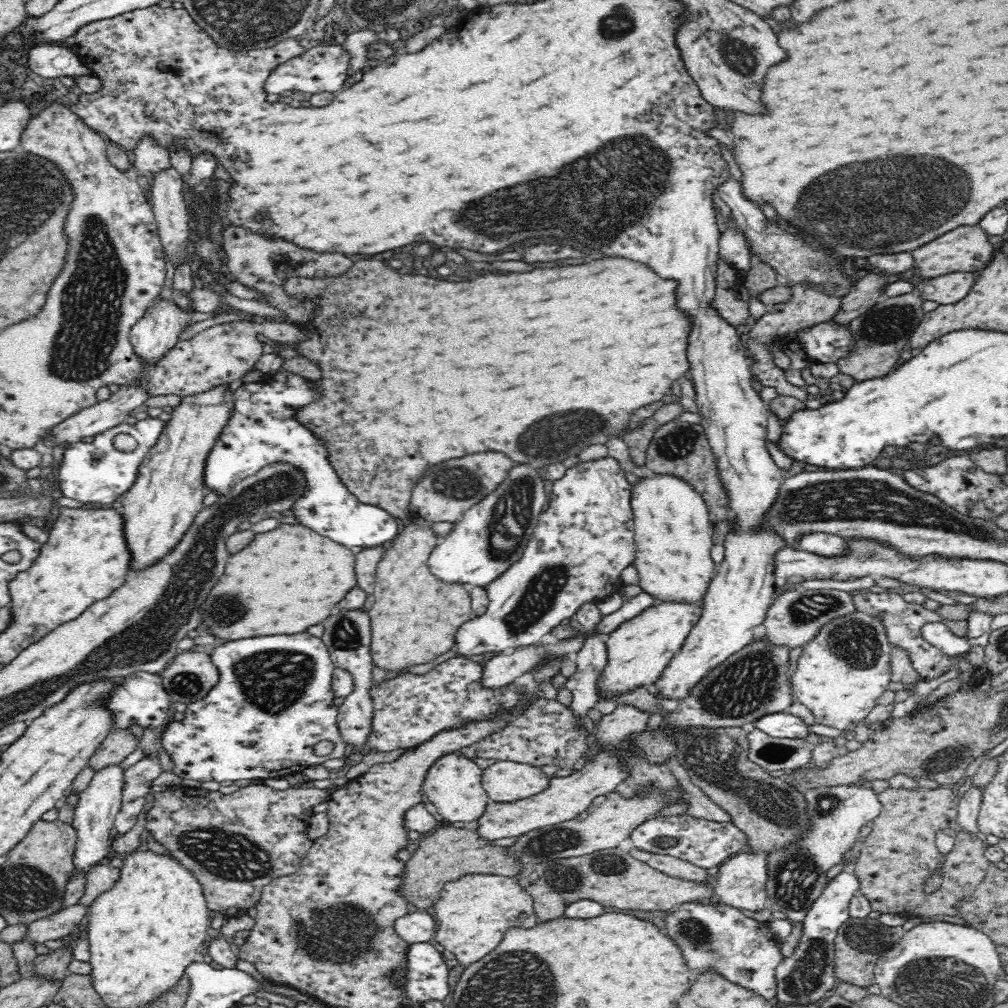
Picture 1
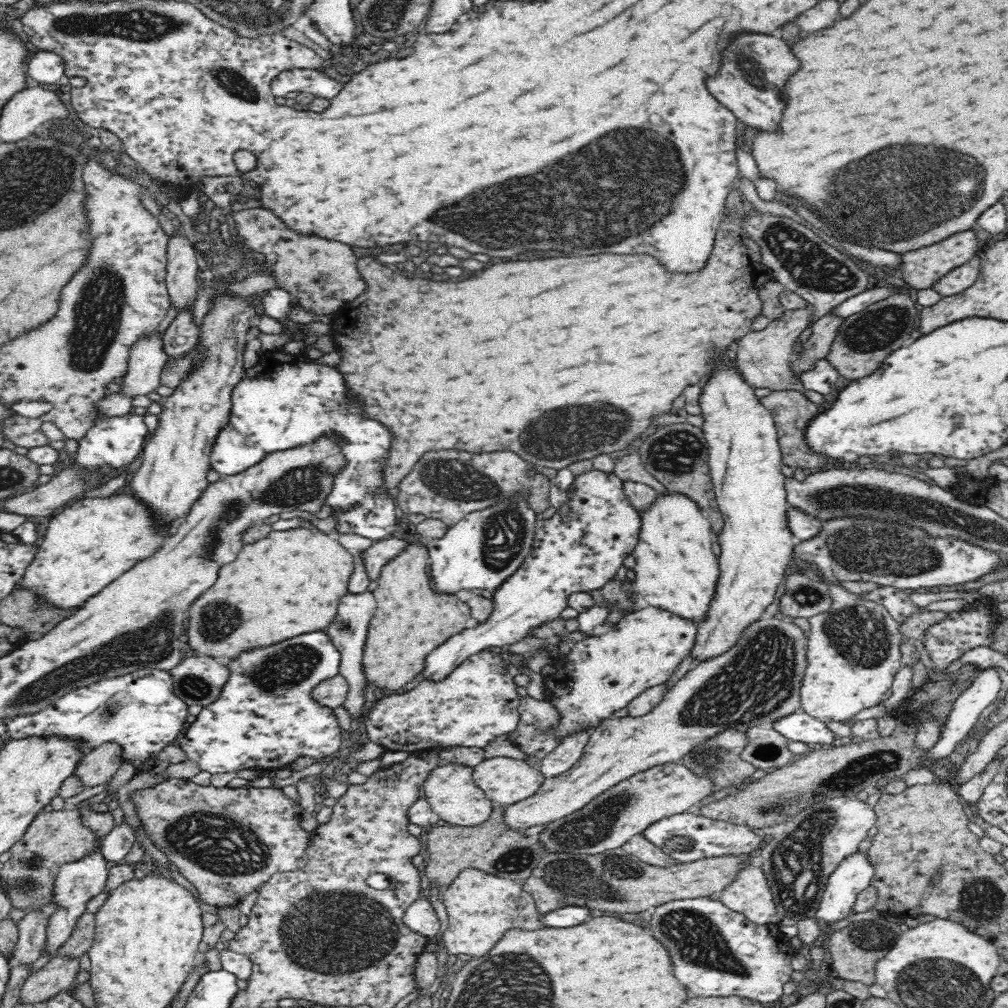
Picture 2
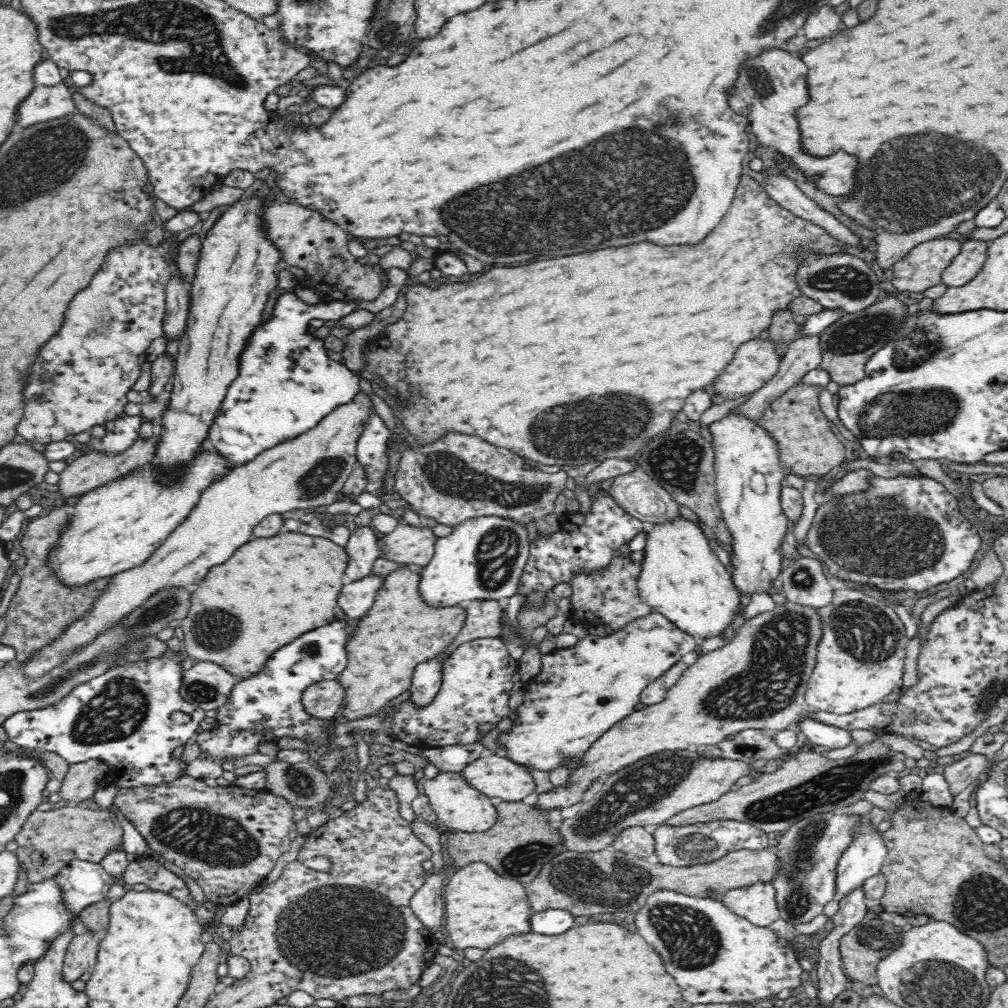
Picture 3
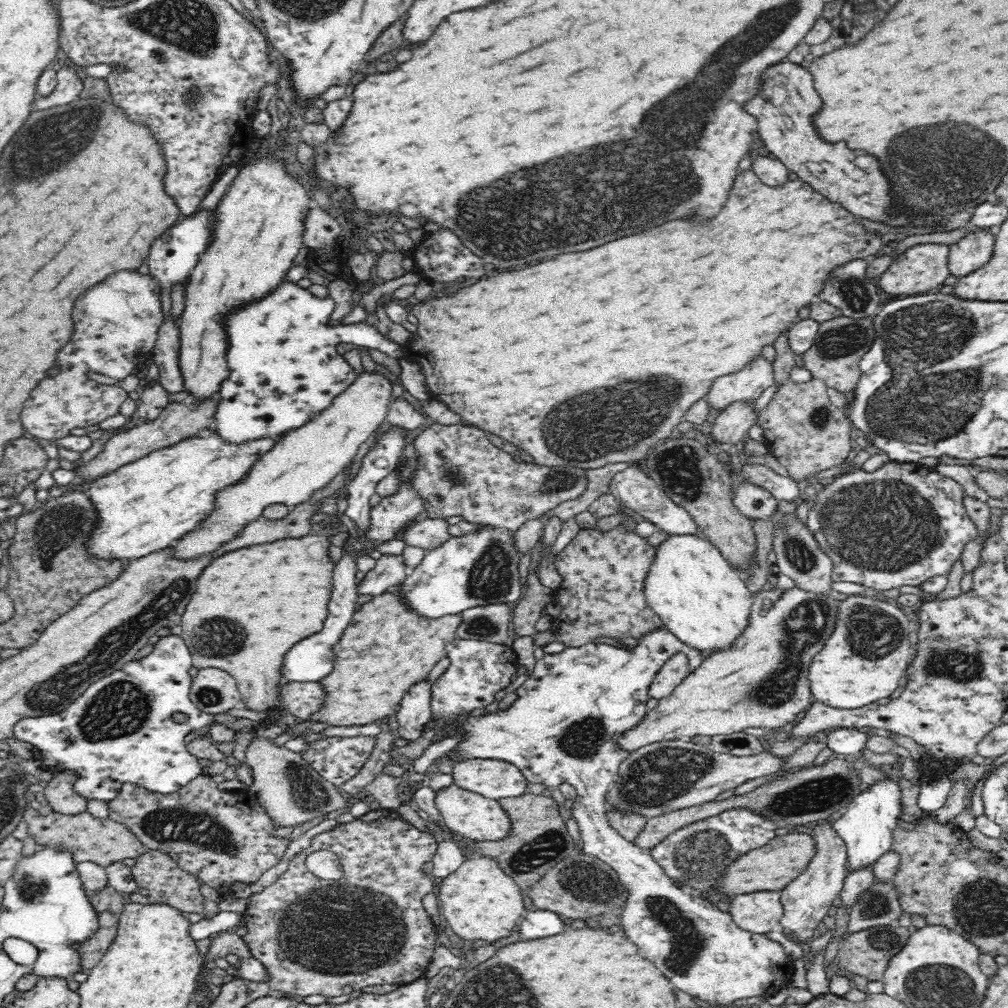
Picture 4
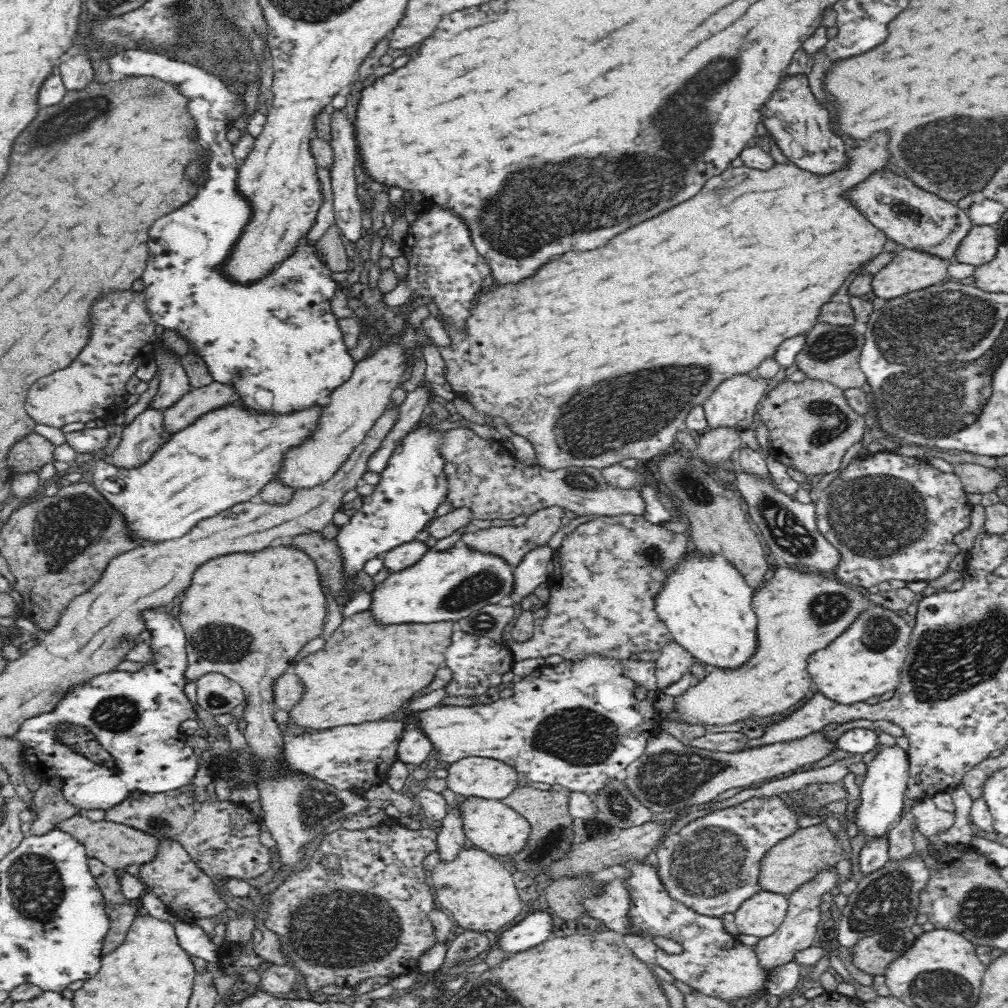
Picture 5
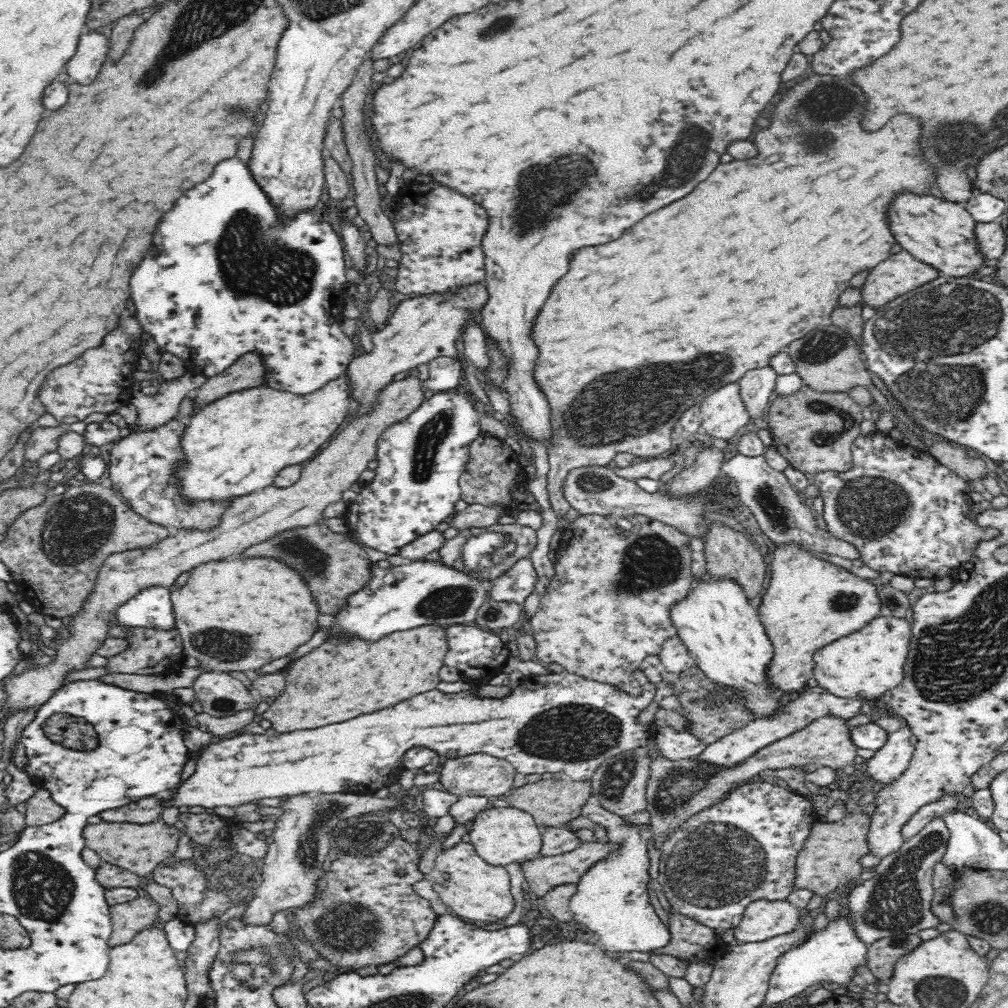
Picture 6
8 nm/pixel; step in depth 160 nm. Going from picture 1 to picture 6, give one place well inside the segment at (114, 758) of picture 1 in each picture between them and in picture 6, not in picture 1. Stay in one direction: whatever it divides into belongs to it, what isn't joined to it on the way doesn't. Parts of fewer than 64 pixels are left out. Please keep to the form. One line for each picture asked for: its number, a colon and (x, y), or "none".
2: (98, 766)
3: (81, 781)
4: (60, 793)
5: (52, 807)
6: (40, 809)

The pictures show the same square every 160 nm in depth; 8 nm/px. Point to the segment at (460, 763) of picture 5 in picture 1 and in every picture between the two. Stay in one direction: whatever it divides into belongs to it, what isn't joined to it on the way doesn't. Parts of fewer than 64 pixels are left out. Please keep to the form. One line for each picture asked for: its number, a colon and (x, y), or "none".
1: (504, 781)
2: (503, 779)
3: (499, 778)
4: (495, 779)

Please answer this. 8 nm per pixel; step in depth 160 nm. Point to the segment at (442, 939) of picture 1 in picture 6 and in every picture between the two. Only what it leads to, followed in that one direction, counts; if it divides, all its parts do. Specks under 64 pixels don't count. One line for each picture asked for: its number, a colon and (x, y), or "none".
2: (480, 907)
3: (481, 908)
4: (478, 901)
5: (477, 888)
6: (475, 890)

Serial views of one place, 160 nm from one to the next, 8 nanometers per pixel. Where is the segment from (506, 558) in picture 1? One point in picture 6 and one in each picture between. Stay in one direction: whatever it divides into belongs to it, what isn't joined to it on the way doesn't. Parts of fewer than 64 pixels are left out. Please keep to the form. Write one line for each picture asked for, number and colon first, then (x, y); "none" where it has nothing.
2: (480, 551)
3: (483, 558)
4: (478, 568)
5: (450, 584)
6: (399, 598)

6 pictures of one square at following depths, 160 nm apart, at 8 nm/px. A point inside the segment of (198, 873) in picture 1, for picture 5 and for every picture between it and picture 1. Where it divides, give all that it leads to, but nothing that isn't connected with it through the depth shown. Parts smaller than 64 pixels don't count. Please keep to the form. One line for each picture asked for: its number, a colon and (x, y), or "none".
2: (228, 842)
3: (228, 839)
4: (223, 838)
5: (222, 837)

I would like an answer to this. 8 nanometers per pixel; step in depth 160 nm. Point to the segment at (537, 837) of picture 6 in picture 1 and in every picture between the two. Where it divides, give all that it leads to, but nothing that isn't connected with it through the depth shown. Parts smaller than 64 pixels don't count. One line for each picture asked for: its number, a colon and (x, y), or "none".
1: (453, 784)
2: (450, 788)
3: (460, 806)
4: (463, 813)
5: (491, 825)

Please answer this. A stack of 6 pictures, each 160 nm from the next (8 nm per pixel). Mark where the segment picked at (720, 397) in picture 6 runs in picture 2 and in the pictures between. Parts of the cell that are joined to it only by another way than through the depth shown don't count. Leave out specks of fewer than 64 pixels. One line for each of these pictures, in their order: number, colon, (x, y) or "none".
2: (763, 357)
3: (755, 362)
4: (748, 384)
5: (734, 402)

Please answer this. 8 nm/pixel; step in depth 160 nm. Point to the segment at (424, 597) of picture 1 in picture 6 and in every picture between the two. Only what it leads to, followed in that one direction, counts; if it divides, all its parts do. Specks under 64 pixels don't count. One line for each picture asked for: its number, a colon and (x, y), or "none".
2: (411, 619)
3: (401, 629)
4: (386, 649)
5: (364, 672)
6: (350, 679)

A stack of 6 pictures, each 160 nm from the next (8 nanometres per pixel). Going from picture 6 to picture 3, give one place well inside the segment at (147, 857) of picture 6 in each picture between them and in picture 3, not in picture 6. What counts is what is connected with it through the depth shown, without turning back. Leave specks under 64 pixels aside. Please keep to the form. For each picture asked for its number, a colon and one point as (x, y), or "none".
3: (48, 840)
4: (99, 840)
5: (116, 845)

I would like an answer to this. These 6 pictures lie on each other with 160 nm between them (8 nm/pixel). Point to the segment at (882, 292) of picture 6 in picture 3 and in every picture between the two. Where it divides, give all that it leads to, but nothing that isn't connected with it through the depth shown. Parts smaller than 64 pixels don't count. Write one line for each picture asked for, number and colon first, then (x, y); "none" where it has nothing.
3: (922, 267)
4: (922, 268)
5: (910, 270)

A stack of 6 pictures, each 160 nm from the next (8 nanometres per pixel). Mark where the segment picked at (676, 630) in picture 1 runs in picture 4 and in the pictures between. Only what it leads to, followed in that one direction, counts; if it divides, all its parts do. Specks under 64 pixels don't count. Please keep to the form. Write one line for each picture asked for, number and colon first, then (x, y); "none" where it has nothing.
2: (602, 674)
3: (582, 691)
4: (564, 726)

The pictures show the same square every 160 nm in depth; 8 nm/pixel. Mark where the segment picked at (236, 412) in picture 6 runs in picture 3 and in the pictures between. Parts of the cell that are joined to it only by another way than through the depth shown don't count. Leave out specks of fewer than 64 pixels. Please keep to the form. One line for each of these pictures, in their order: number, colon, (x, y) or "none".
3: (116, 527)
4: (146, 505)
5: (225, 457)

